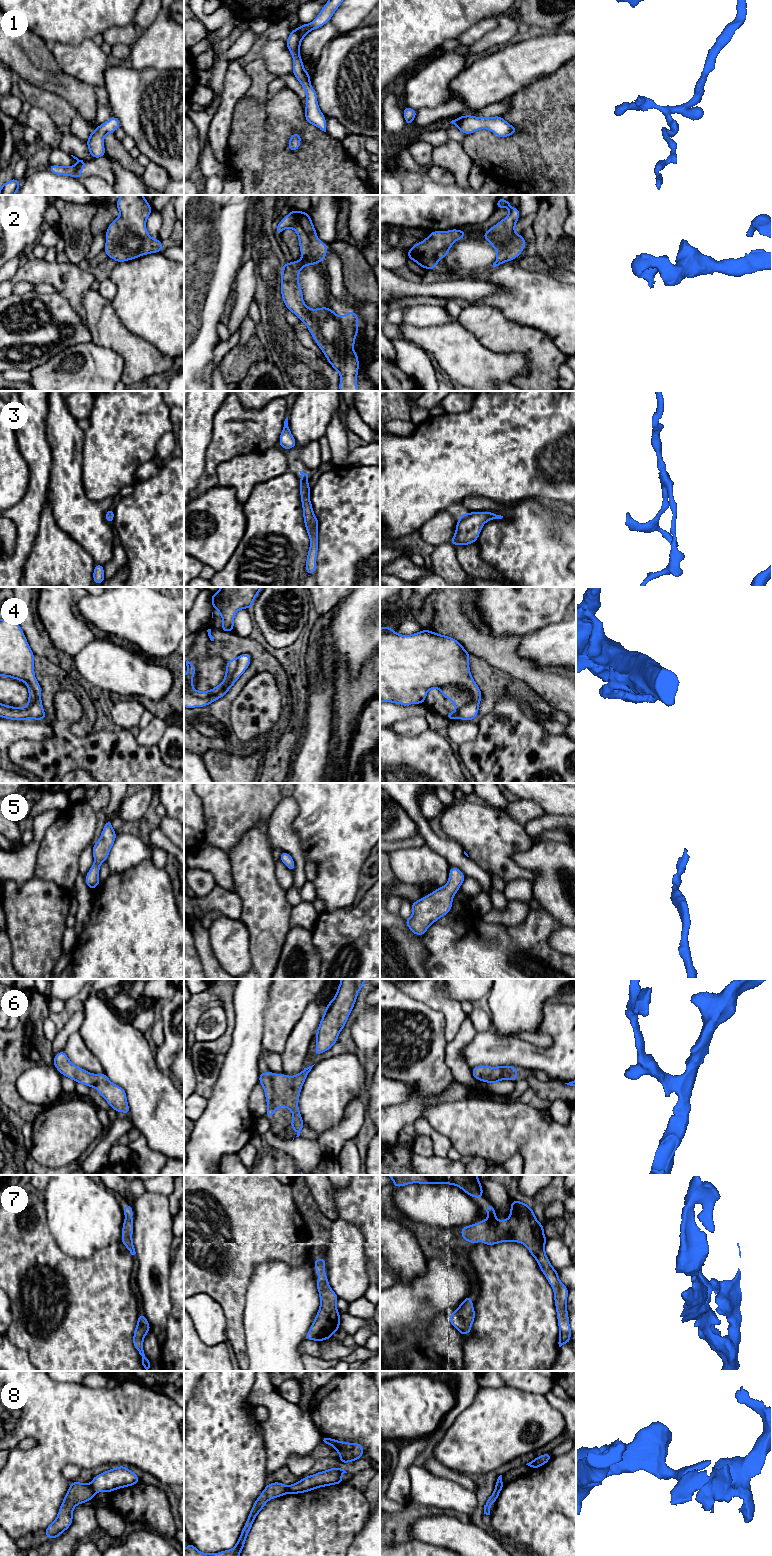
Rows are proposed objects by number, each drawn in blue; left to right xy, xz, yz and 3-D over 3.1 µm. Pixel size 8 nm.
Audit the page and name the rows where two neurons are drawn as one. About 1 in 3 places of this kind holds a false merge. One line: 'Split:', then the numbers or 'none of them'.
Split: 4, 8

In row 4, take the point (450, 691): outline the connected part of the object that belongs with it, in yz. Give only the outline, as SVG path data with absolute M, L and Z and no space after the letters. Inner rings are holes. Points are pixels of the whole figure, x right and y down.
M446 684L442 686L431 687L430 689L439 689L444 698L455 704L455 710L458 711L462 706L466 705L473 699L468 691L460 691L455 684Z

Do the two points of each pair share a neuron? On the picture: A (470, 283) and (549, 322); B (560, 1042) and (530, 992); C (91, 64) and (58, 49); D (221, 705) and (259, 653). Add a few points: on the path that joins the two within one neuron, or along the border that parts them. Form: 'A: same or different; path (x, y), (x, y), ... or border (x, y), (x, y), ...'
A: different; border (502, 287), (495, 293), (485, 295), (470, 302)
B: different; border (545, 1002), (542, 1008), (542, 1021), (535, 1032)
C: same; path (83, 61), (70, 59), (66, 56)
D: same; path (234, 692), (242, 680), (256, 666)

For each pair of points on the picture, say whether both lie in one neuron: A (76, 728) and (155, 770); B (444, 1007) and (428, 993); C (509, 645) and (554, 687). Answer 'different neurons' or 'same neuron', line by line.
A: different neurons
B: same neuron
C: same neuron

